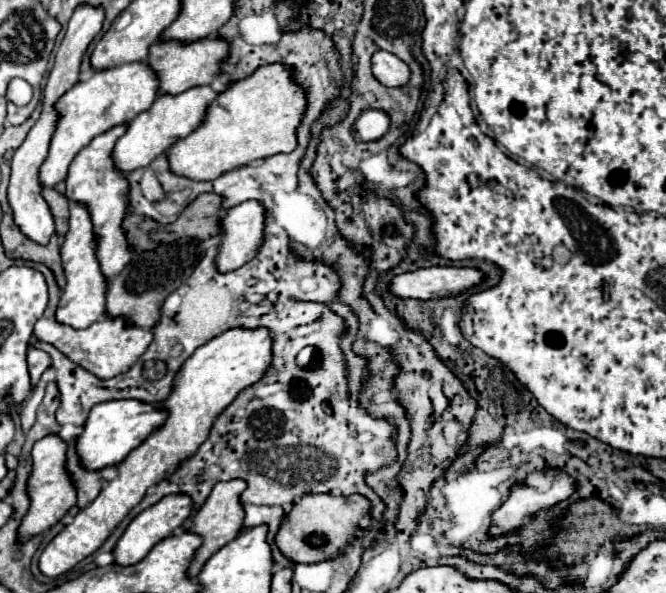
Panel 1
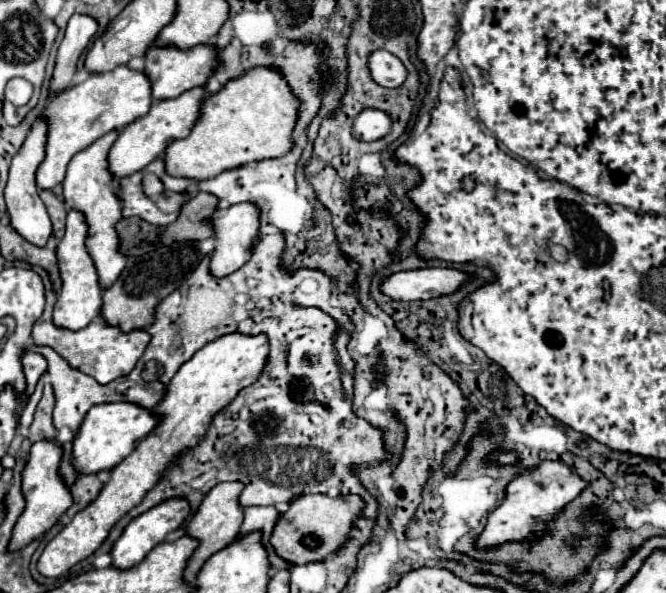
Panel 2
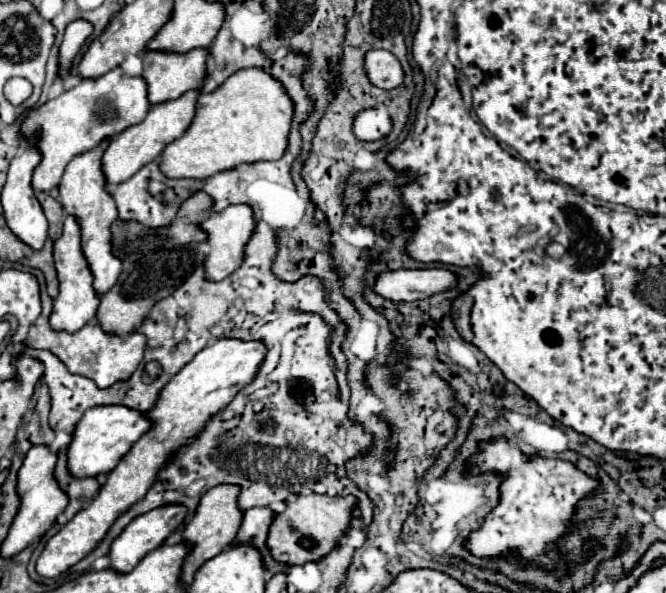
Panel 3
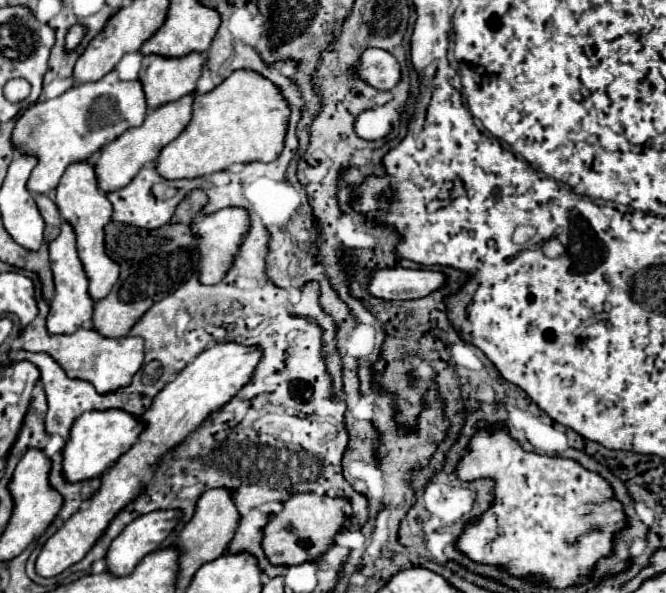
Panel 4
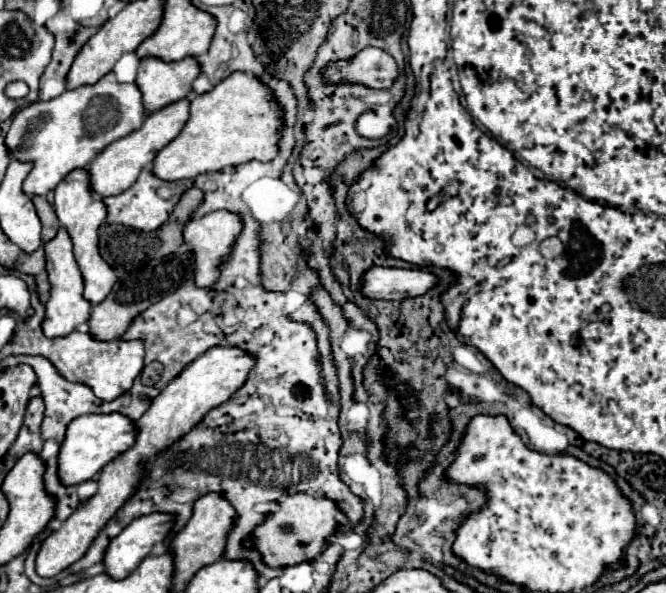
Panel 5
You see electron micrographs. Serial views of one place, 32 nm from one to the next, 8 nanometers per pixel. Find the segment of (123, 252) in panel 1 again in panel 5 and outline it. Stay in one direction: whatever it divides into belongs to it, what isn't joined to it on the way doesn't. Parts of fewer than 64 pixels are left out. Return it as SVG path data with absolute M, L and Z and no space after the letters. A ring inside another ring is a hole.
M78 168L76 172L70 172L54 190L54 204L52 204L56 218L60 222L60 226L70 234L72 238L72 252L74 252L74 260L80 268L82 280L84 280L84 300L94 304L100 304L108 292L112 290L112 284L116 280L116 270L104 262L98 254L98 244L96 244L96 232L100 228L100 224L104 222L104 204L100 196L92 196L92 190L88 188L88 172L86 168Z

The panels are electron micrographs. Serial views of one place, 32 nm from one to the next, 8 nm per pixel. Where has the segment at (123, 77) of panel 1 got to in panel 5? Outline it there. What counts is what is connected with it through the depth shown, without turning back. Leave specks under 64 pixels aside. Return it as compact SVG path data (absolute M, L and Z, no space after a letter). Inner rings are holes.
M112 72L92 86L66 90L56 100L34 102L18 110L12 116L12 126L4 136L4 144L12 158L32 162L22 192L26 196L46 196L72 170L86 168L110 142L138 130L144 118L146 114L136 84L118 84Z

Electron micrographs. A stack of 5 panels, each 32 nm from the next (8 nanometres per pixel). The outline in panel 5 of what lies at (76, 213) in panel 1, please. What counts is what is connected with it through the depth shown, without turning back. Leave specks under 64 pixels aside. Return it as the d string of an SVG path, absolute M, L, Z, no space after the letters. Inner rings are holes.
M64 228L58 230L58 234L50 242L46 242L42 248L46 256L46 272L50 282L50 300L46 302L42 332L48 338L60 338L82 328L88 322L90 304L84 304L84 298L82 298L84 284L80 280L80 270L76 268L76 260L72 260L72 242L68 240L68 232L64 232Z

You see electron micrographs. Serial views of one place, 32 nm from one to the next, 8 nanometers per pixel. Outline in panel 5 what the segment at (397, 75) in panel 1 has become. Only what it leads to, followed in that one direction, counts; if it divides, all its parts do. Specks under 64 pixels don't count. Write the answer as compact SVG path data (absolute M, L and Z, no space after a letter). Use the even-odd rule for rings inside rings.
M364 48L348 60L328 62L324 68L324 82L332 86L362 84L368 88L390 88L396 78L396 62L380 48Z

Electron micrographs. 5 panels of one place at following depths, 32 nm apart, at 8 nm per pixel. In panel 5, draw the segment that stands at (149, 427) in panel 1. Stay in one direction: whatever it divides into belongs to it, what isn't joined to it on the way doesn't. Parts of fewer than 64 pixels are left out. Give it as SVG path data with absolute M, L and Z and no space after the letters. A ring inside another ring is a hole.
M92 414L92 416L80 416L76 420L72 420L66 428L66 436L60 444L60 452L58 452L58 480L62 486L74 486L74 484L82 484L86 480L94 480L100 472L100 468L104 468L104 464L108 464L110 460L114 460L118 454L126 452L132 444L134 444L134 436L136 436L136 428L134 424L126 418L116 414Z

